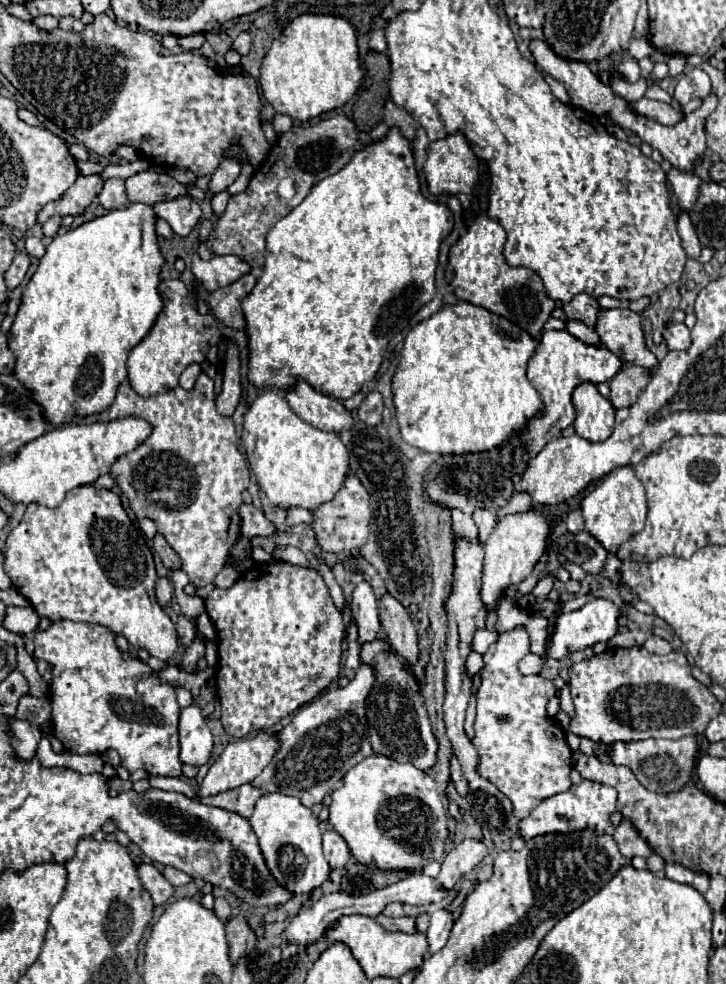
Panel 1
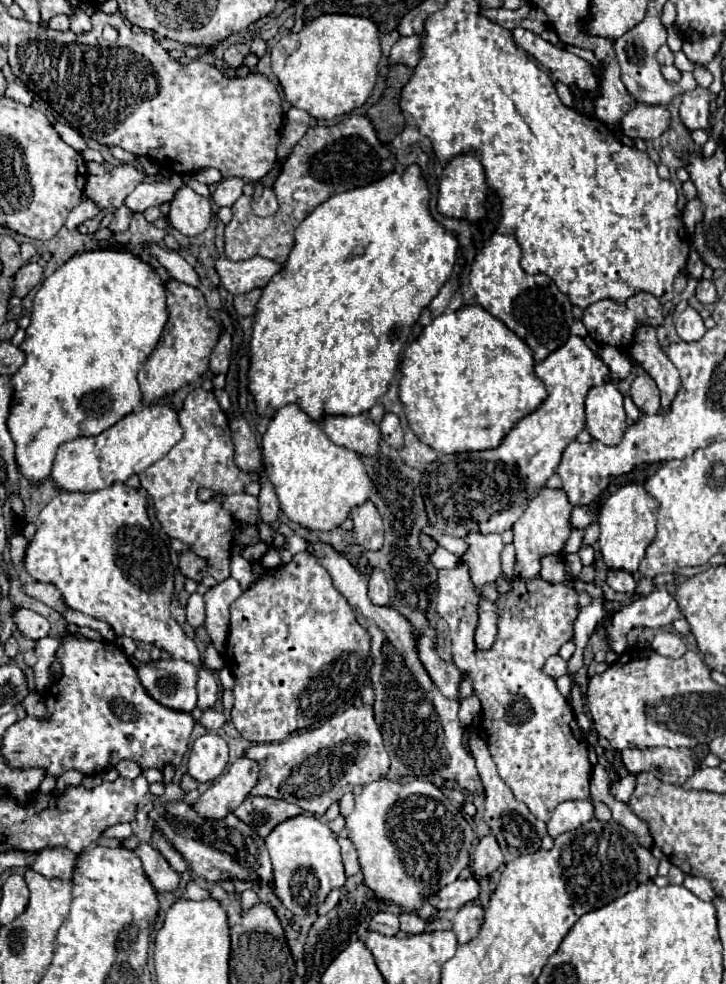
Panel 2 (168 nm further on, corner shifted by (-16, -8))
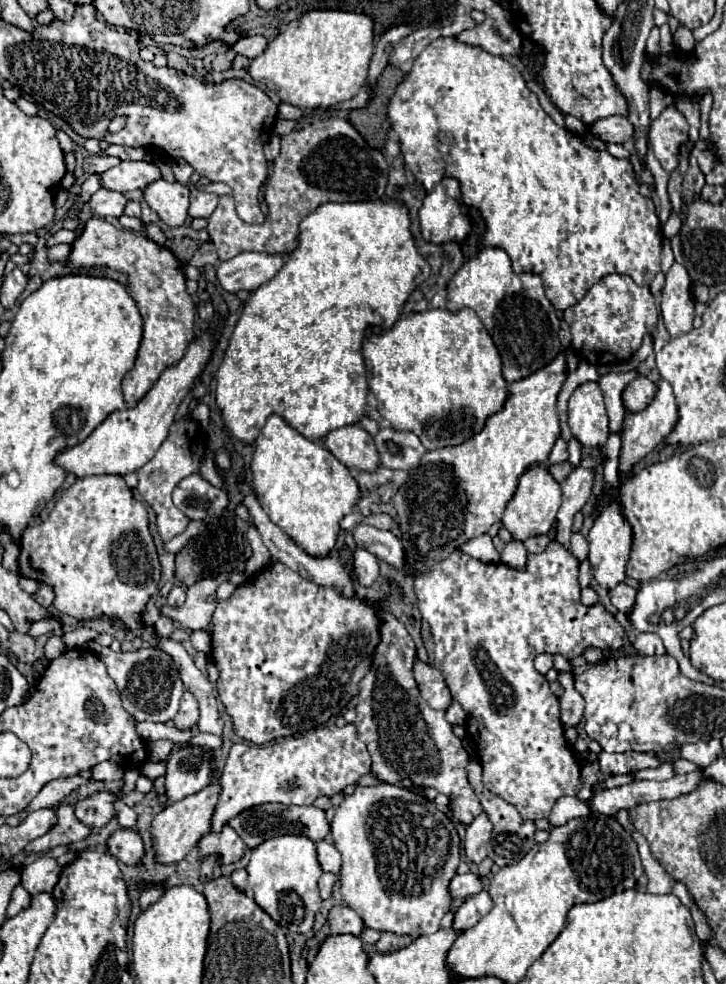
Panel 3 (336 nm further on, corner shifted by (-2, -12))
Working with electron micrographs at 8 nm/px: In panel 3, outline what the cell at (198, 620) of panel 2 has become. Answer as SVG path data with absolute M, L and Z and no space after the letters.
M176 585L176 587L170 591L170 595L168 595L168 605L170 605L170 607L182 607L184 601L186 601L186 591Z

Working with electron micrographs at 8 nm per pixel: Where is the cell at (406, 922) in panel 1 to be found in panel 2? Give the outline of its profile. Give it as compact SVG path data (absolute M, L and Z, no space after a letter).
M378 911L376 915L372 915L368 931L376 931L382 935L396 935L400 931L398 915L390 913L390 911Z

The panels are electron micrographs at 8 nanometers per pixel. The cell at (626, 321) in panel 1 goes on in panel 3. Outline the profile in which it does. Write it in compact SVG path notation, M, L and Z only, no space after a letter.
M660 379L660 381L656 381L656 387L658 389L656 389L652 403L644 411L638 411L634 415L626 415L626 419L624 419L620 471L630 471L634 463L638 463L642 457L646 457L672 431L672 427L678 419L678 409L676 409L676 401L674 401L674 393L672 393L670 383L666 379Z

